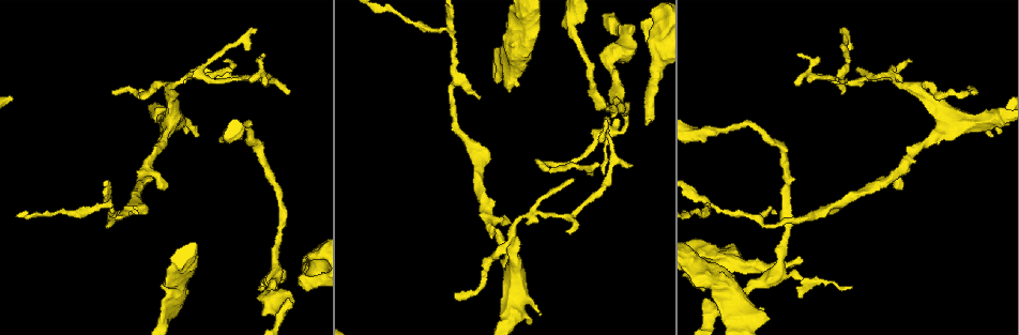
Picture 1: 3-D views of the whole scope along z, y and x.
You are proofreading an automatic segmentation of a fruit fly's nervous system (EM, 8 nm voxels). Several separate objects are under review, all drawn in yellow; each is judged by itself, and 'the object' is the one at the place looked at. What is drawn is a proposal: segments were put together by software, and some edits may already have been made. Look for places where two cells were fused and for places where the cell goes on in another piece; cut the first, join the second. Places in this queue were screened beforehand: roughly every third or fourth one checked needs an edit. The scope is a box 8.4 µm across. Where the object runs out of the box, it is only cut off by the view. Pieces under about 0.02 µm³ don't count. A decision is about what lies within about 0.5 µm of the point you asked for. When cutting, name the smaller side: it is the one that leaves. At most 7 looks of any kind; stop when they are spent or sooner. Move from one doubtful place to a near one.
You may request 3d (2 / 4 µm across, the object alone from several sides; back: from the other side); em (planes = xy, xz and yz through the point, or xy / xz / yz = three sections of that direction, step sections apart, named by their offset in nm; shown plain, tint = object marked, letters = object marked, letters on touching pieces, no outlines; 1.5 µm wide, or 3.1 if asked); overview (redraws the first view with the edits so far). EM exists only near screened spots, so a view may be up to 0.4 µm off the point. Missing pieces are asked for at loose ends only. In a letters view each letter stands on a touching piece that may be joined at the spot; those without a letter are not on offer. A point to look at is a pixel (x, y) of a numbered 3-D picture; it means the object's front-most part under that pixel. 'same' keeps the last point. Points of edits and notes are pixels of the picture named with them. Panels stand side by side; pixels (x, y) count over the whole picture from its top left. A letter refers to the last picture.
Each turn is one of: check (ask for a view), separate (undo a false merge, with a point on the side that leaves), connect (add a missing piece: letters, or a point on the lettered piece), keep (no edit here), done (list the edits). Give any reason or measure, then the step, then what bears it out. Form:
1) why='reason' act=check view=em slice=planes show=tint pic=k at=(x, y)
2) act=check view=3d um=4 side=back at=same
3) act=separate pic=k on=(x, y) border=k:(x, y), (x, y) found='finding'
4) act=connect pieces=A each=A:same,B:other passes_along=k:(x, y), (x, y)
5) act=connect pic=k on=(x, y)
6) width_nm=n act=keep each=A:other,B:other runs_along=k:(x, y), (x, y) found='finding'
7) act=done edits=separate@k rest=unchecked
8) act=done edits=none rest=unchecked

why='tapers out' act=check view=3d um=4 pic=1 at=(842, 93)

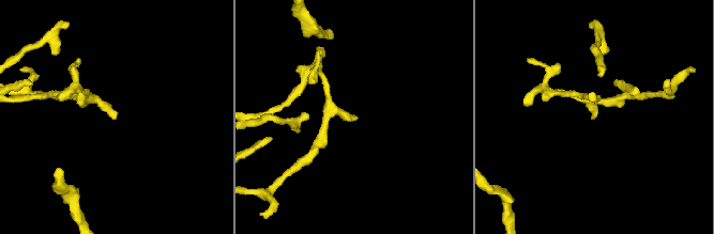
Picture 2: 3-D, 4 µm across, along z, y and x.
why='shape alone is not enough' act=check view=em slice=yz step=8 show=letters pic=2 at=(115, 114)

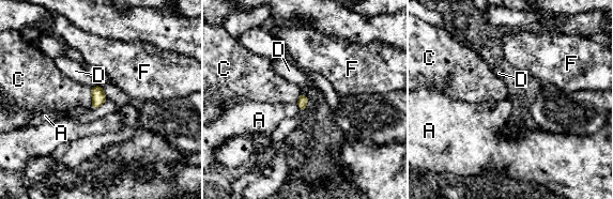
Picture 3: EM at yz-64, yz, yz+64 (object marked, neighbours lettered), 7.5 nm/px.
act=connect pieces=A each=A:same,C:other,D:other,F:other passes_along=3:(302, 102), (299, 106), (267, 117) found='the cell continues'

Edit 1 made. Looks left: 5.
why='branch stops here' act=check view=em slice=planes show=letters pic=1 at=(802, 259)

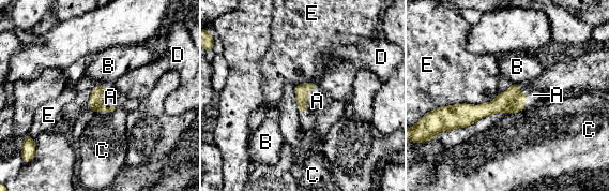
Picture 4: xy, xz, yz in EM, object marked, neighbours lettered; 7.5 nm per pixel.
act=connect pieces=A each=A:same,B:other,C:other,D:other,E:other found='it goes on there'

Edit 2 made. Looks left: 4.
act=check view=overview

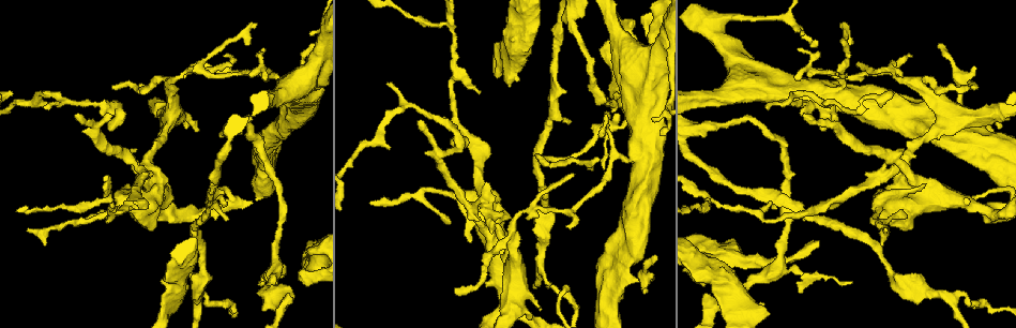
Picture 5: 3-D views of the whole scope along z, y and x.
why='free end' act=check view=em slice=xy step=8 show=tint pic=5 at=(137, 206)

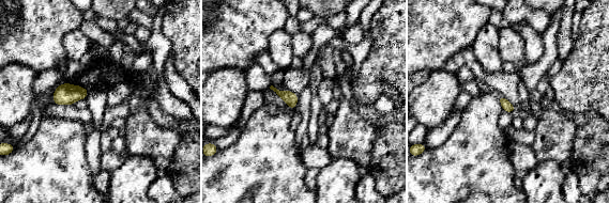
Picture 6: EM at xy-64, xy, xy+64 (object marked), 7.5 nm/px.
why='another direction' act=check view=em slice=xz step=8 show=letters at=same

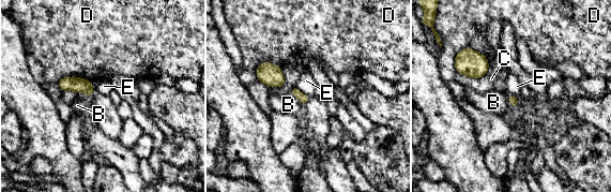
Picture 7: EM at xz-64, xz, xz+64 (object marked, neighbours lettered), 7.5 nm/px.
longest_contact=C:260nm act=keep each=B:other,C:other,D:other,E:other border=7:(295, 86), (309, 97) found='none of them fits'

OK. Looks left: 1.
act=done edits=connect@3,connect@4 rest=unchecked

